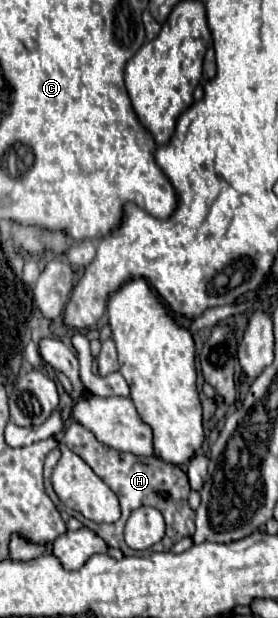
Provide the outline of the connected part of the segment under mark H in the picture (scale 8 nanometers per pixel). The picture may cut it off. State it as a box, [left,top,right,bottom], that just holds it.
[44,422,194,556]

